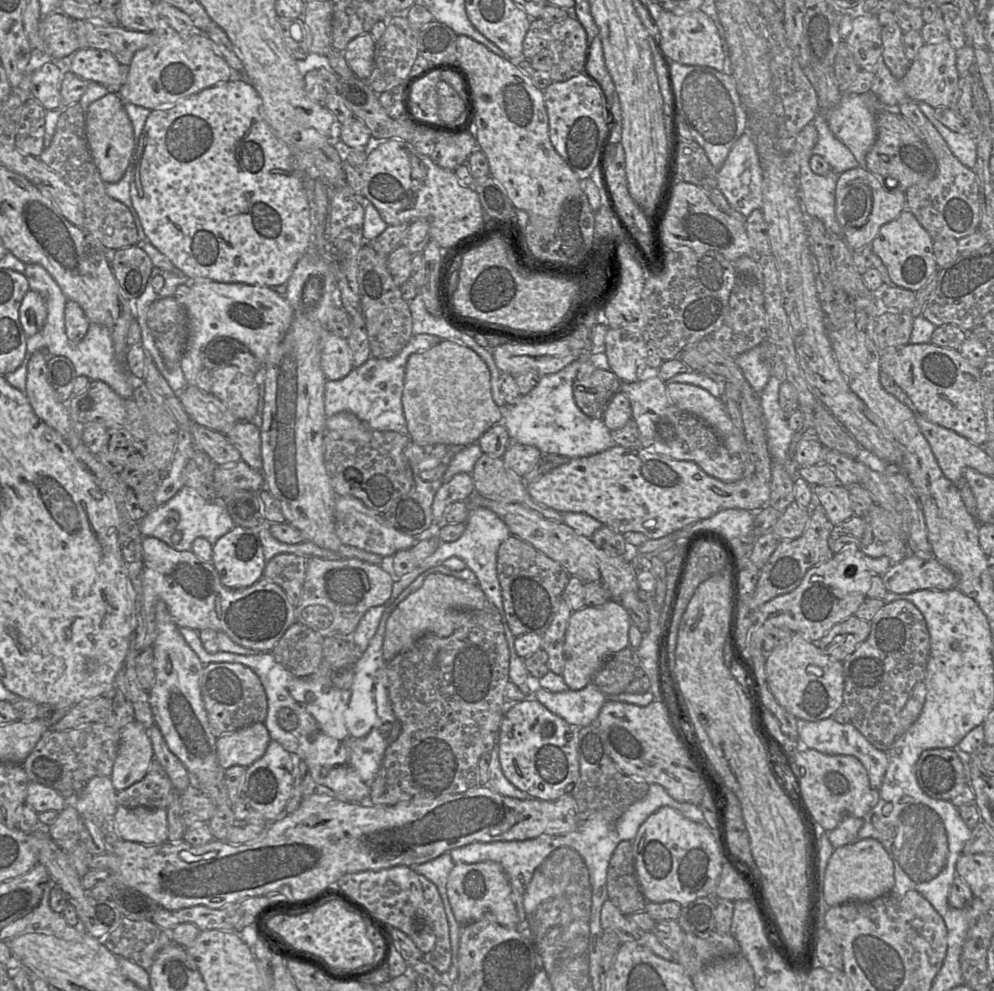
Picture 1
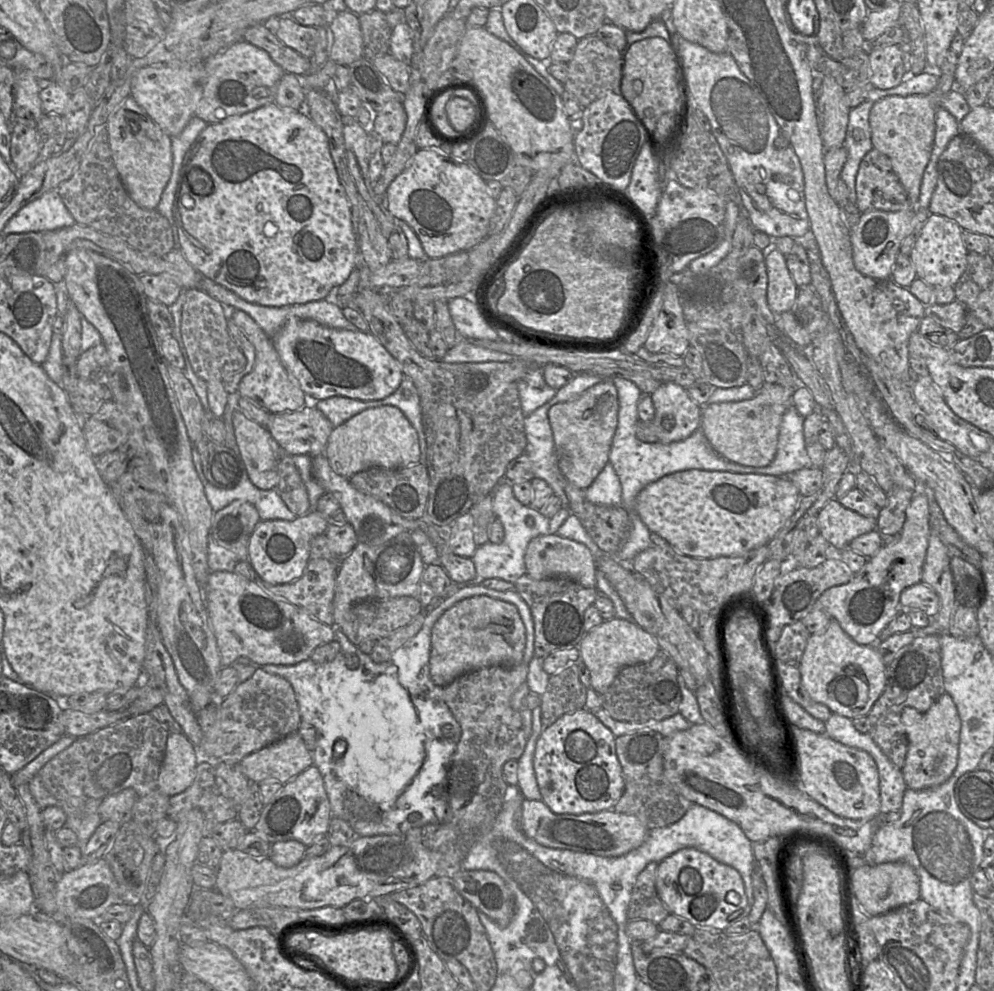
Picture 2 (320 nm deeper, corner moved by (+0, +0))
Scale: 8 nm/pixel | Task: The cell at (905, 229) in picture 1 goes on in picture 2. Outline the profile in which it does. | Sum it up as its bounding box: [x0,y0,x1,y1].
[909,214,967,287]

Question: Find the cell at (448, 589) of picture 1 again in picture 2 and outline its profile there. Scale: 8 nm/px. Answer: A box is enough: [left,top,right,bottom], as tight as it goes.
[430,595,525,687]

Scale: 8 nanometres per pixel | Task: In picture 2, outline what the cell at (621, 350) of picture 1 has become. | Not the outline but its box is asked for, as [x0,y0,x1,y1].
[650,382,702,442]

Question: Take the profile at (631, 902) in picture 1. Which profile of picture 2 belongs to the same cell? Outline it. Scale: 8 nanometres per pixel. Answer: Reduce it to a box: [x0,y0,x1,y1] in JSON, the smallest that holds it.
[628,862,670,925]

